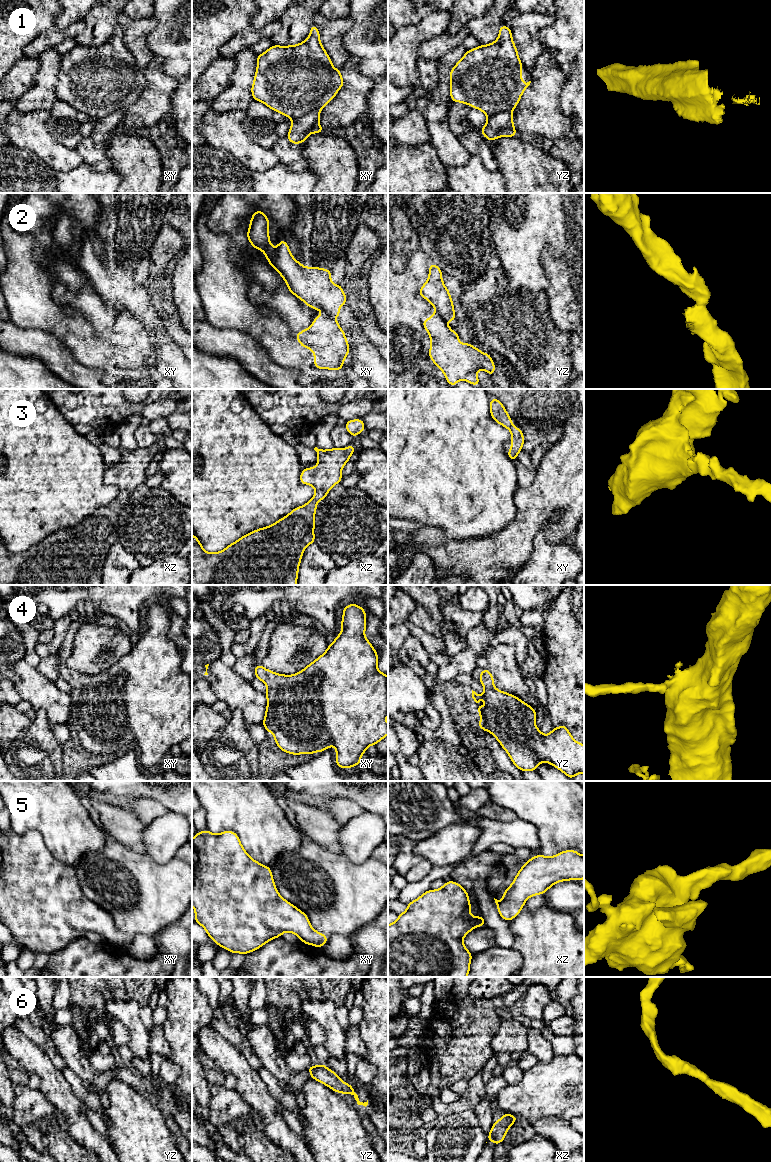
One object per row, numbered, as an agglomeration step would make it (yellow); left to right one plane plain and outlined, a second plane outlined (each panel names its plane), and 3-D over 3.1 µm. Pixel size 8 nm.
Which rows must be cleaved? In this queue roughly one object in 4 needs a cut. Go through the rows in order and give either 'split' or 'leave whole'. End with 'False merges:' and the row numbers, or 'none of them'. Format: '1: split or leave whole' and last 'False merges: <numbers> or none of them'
1: split
2: split
3: leave whole
4: leave whole
5: leave whole
6: leave whole
False merges: 1, 2

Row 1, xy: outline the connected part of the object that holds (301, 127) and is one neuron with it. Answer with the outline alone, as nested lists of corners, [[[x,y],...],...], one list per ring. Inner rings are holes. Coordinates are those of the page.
[[[313,110],[305,115],[292,119],[287,138],[292,144],[303,143],[311,133],[319,134],[323,127],[319,124],[320,110]]]

